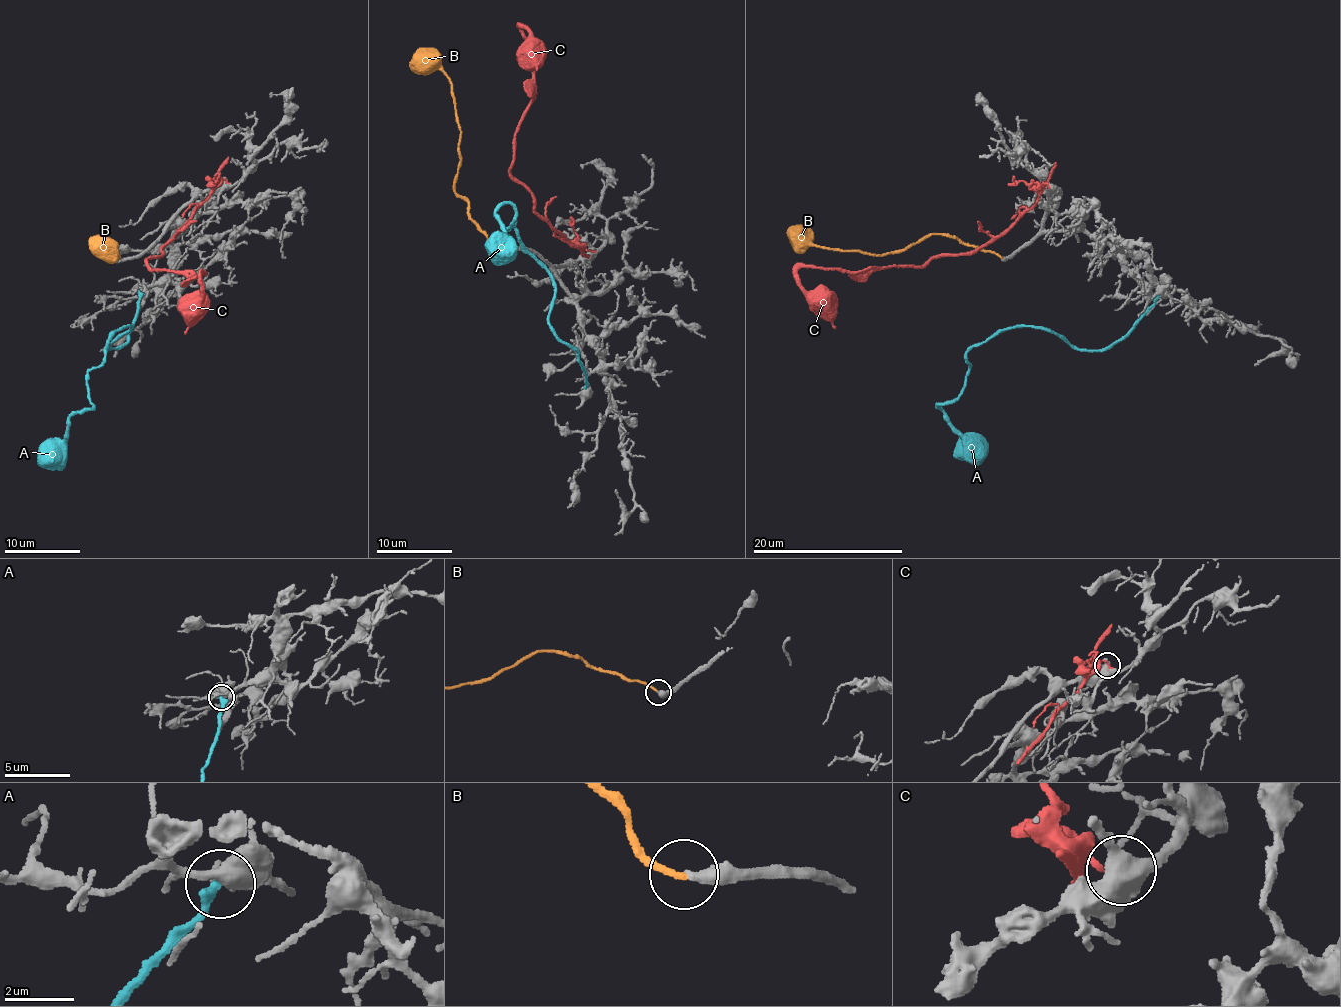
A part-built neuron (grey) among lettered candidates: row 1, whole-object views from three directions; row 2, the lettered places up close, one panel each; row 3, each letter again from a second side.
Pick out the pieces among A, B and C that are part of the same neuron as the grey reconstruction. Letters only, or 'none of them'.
none of them

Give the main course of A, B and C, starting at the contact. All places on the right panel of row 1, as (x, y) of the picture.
A: (1158, 297), (1100, 351), (1032, 327), (1001, 330), (967, 352), (965, 387), (937, 404), (980, 463)
B: (1000, 258), (947, 235), (935, 235), (884, 254), (824, 249), (798, 230), (792, 231)
C: (1048, 185), (1030, 209), (965, 253), (938, 254), (923, 265), (862, 271), (801, 267), (799, 288), (835, 329)

